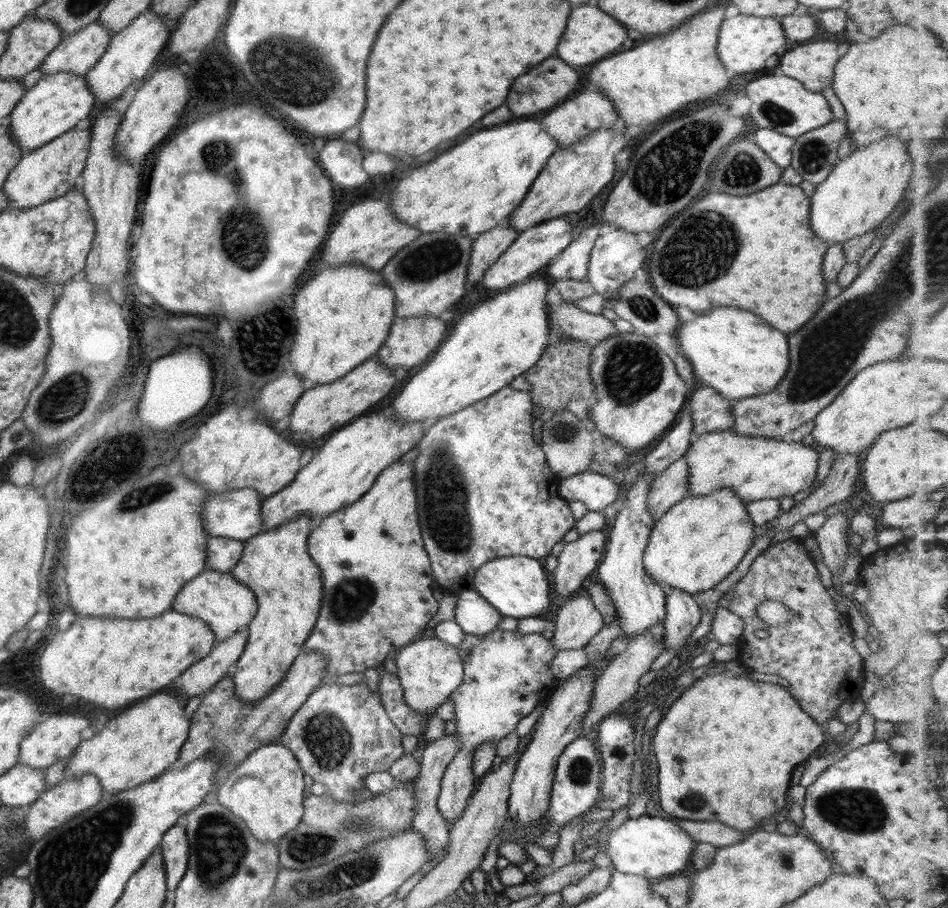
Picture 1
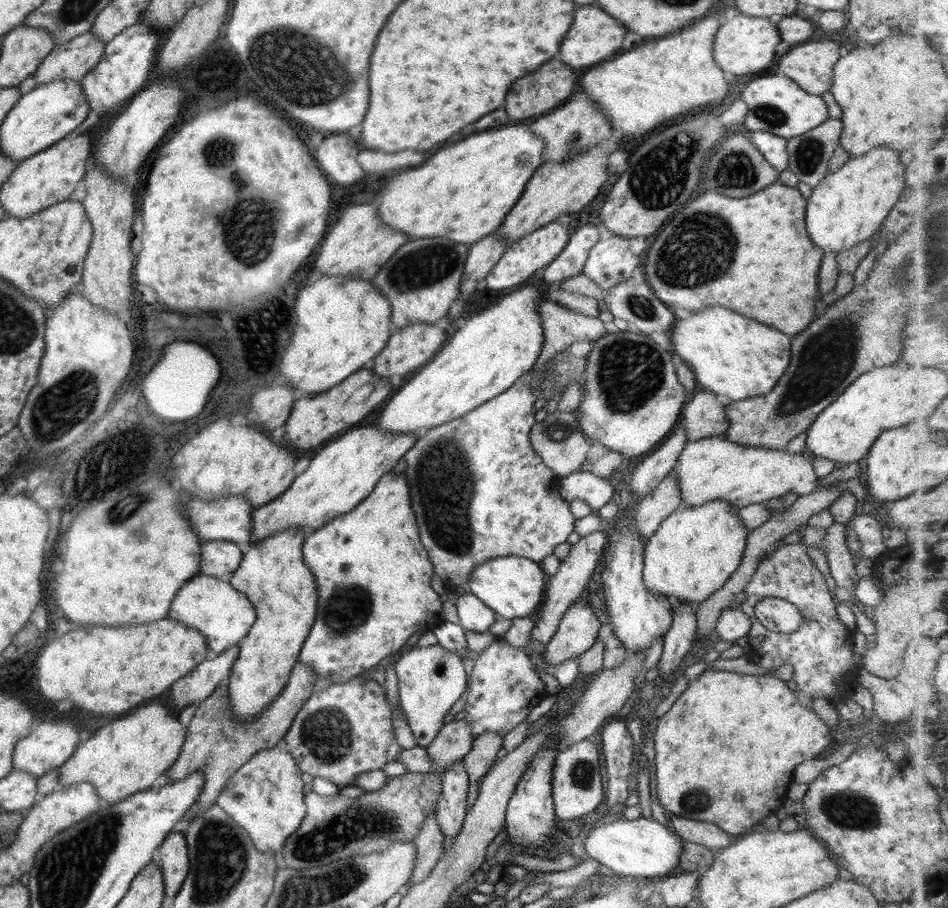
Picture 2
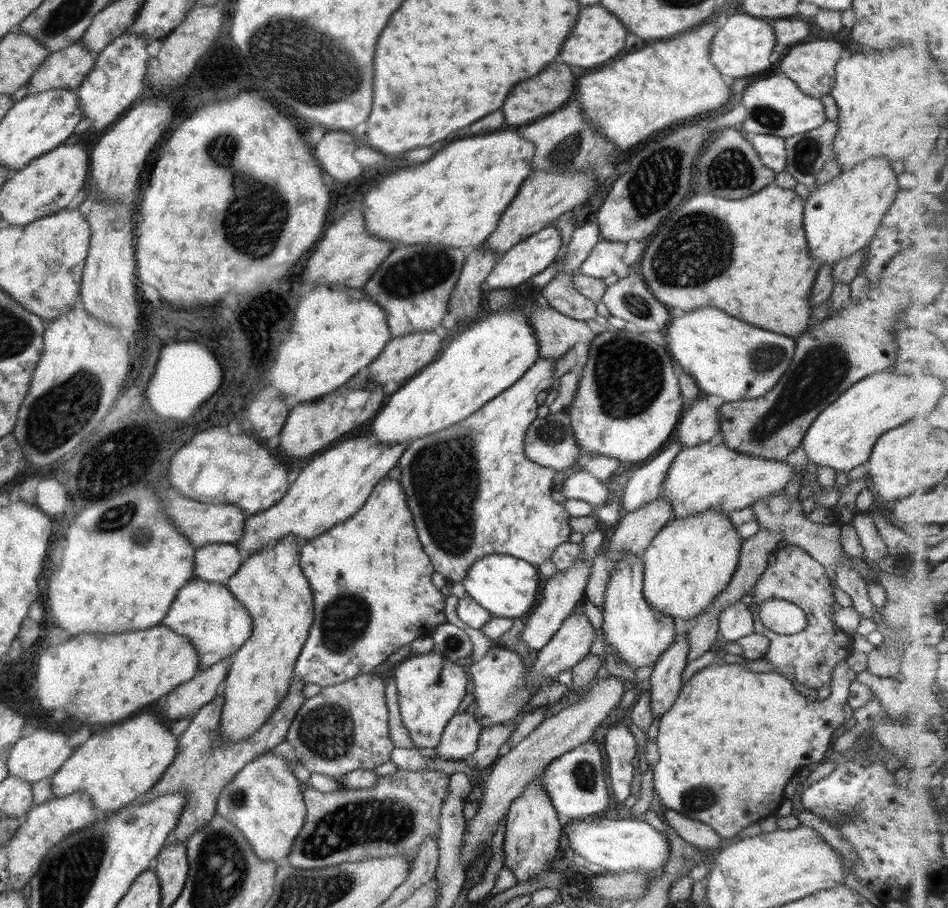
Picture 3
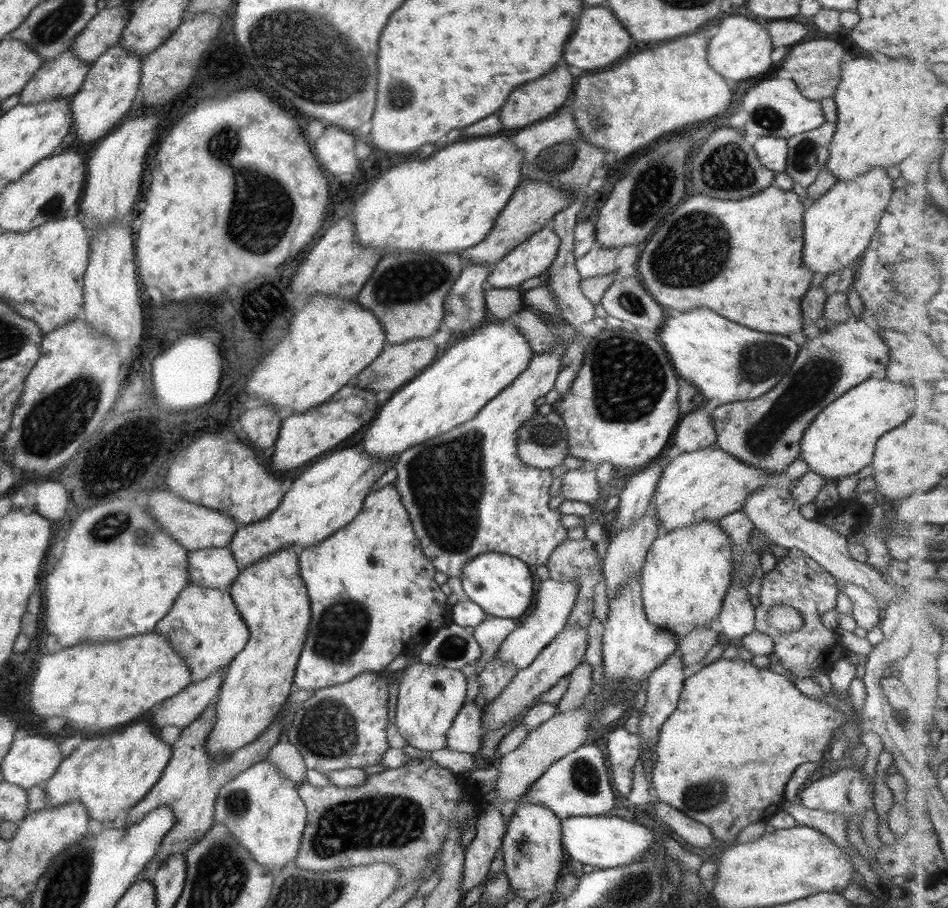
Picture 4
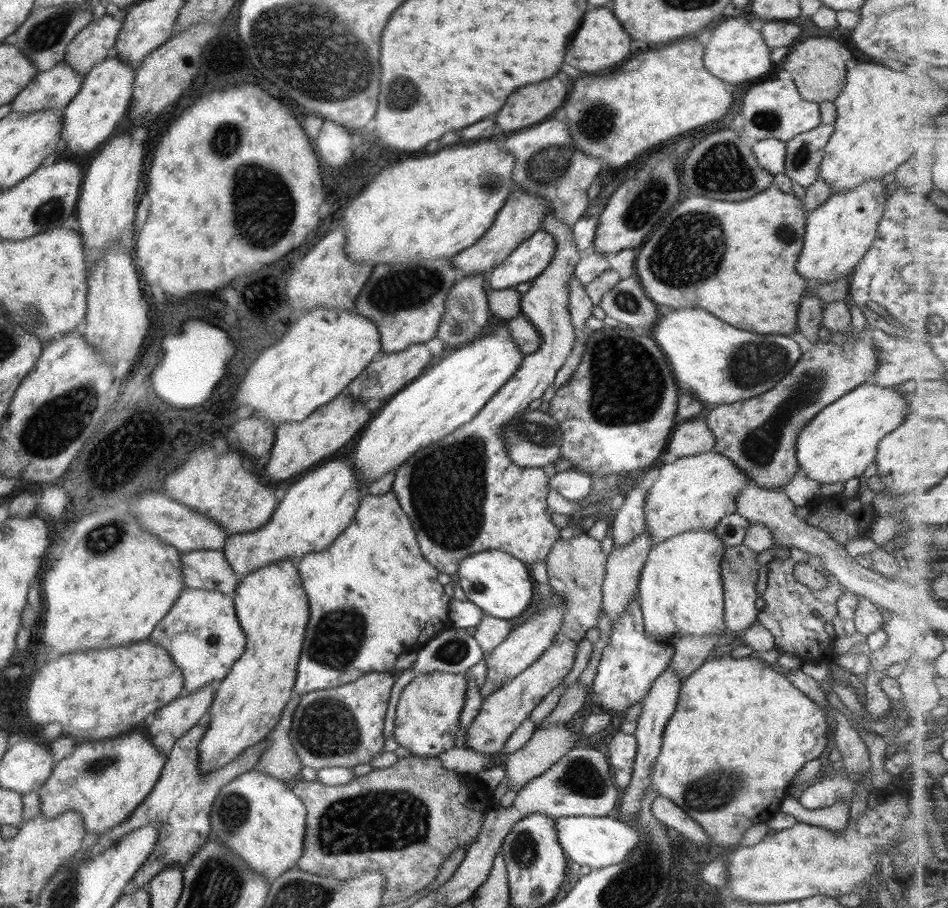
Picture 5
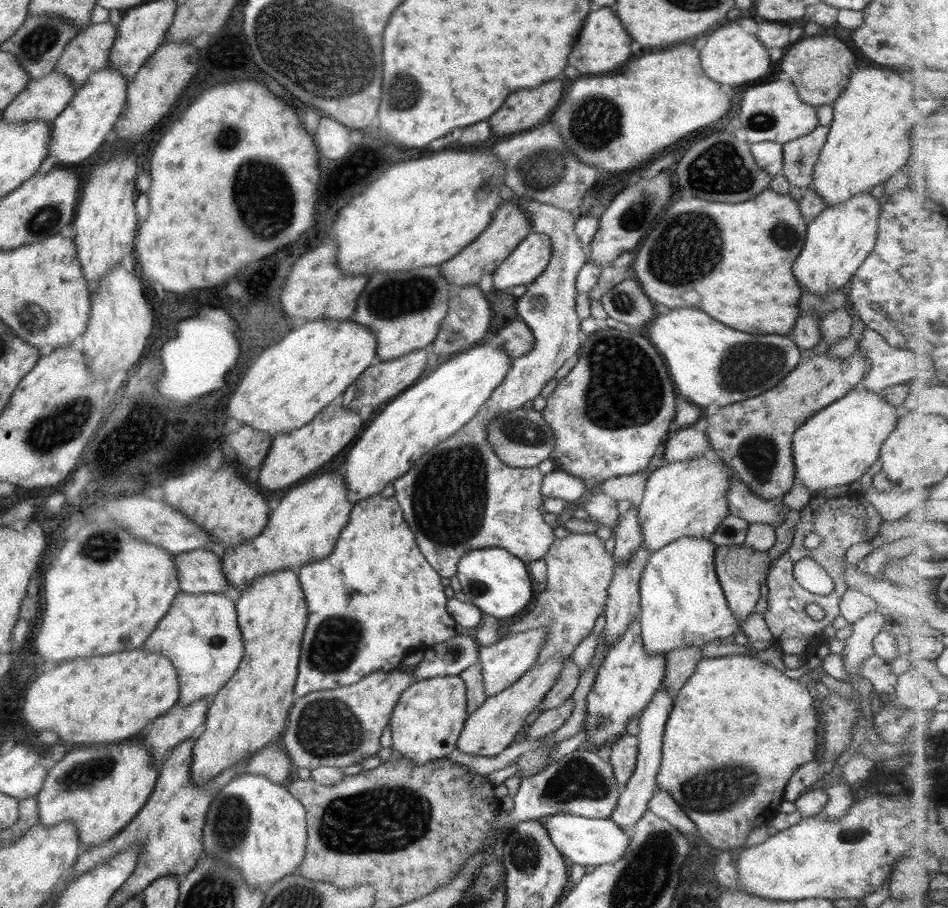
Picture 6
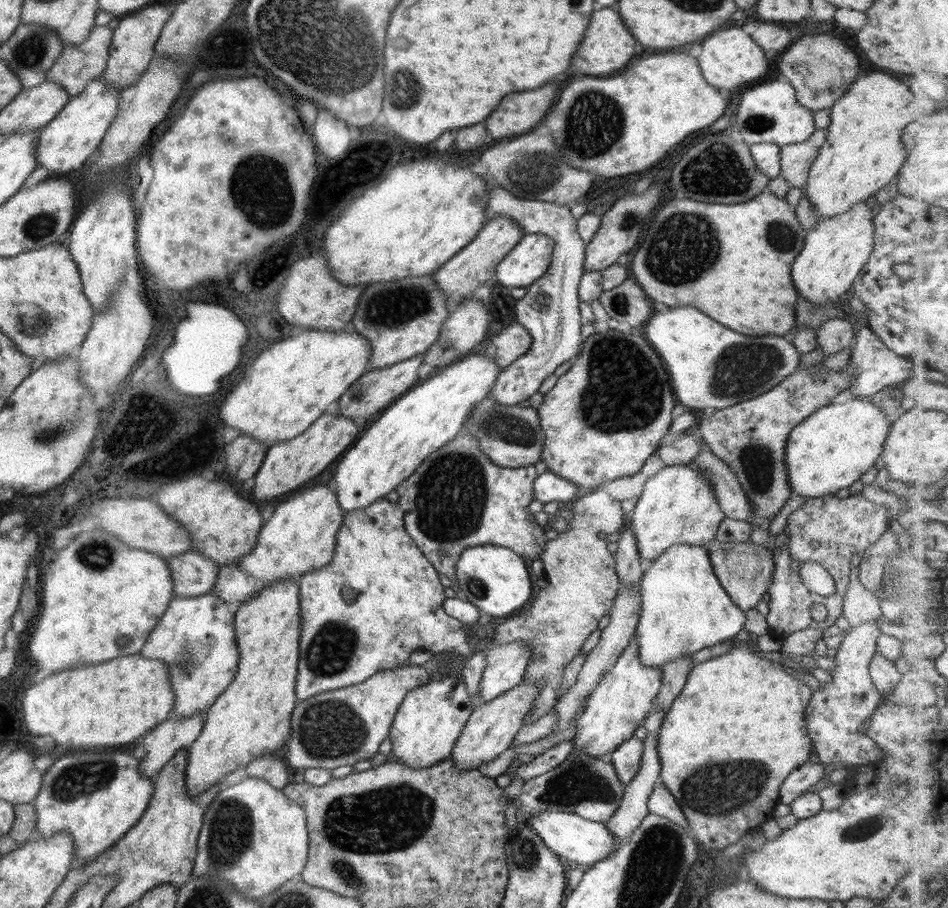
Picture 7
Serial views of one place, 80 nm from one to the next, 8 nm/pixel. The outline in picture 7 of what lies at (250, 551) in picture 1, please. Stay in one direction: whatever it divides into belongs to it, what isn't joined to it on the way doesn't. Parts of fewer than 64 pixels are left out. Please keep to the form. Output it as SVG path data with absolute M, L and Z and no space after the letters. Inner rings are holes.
M283 578L259 590L239 608L234 608L236 642L240 655L237 674L226 691L204 712L203 728L196 740L187 748L188 764L185 770L185 790L190 797L206 792L215 784L224 783L227 774L246 766L252 759L274 751L290 739L290 720L296 706L296 678L299 662L301 633L300 597L297 580Z

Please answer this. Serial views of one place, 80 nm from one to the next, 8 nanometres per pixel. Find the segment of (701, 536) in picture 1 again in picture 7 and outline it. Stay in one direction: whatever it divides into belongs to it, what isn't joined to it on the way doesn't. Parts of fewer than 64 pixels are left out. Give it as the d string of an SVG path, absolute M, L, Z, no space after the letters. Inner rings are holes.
M676 544L660 554L645 570L640 584L641 611L635 630L640 663L664 667L670 661L715 644L732 640L744 629L746 615L714 574L706 545Z

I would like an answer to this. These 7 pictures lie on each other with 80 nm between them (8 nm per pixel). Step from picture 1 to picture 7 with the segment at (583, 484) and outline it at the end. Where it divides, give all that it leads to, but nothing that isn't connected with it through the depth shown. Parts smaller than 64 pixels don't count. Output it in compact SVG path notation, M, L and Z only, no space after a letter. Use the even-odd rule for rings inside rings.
M548 470L534 479L533 498L543 503L561 501L565 505L583 492L582 488Z

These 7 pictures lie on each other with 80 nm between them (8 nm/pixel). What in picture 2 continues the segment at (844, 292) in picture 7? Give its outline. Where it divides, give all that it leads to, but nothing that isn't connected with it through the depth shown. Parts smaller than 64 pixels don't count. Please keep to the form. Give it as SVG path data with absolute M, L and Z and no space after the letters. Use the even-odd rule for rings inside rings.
M877 146L864 156L850 157L838 170L828 172L824 180L813 189L812 196L808 198L806 204L806 229L818 248L826 253L838 254L862 241L874 239L881 224L907 187L906 162L902 162L902 156L895 147Z

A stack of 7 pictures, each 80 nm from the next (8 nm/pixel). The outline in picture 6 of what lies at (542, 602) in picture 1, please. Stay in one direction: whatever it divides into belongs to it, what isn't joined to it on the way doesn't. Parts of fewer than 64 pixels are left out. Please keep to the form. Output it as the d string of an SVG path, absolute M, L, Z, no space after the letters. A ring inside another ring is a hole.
M501 548L470 549L460 557L456 575L467 600L482 612L499 619L518 614L532 600L532 582L526 563Z

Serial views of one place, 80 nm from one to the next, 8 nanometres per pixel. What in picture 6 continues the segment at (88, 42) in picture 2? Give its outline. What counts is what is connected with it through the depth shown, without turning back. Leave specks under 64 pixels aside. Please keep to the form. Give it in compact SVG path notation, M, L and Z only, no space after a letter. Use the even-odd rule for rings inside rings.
M54 70L42 78L30 79L26 88L3 110L3 118L9 122L51 122L72 100L76 88L71 78Z

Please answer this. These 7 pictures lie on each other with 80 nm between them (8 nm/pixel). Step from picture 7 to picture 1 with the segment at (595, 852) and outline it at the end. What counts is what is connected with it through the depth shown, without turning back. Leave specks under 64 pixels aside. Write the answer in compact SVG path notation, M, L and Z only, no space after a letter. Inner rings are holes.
M660 816L627 818L625 823L613 828L607 834L605 845L600 844L599 835L596 839L598 839L598 852L600 850L607 852L616 871L657 880L688 866L693 848L698 843L691 836L688 836L676 821L670 821Z

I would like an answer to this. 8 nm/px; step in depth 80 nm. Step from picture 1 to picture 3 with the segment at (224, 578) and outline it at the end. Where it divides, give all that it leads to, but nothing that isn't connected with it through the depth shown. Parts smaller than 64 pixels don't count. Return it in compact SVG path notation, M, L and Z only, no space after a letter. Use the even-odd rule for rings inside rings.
M194 578L178 591L170 610L159 624L192 638L193 648L200 657L199 669L206 669L231 657L250 638L253 620L246 607L234 598L227 586Z

